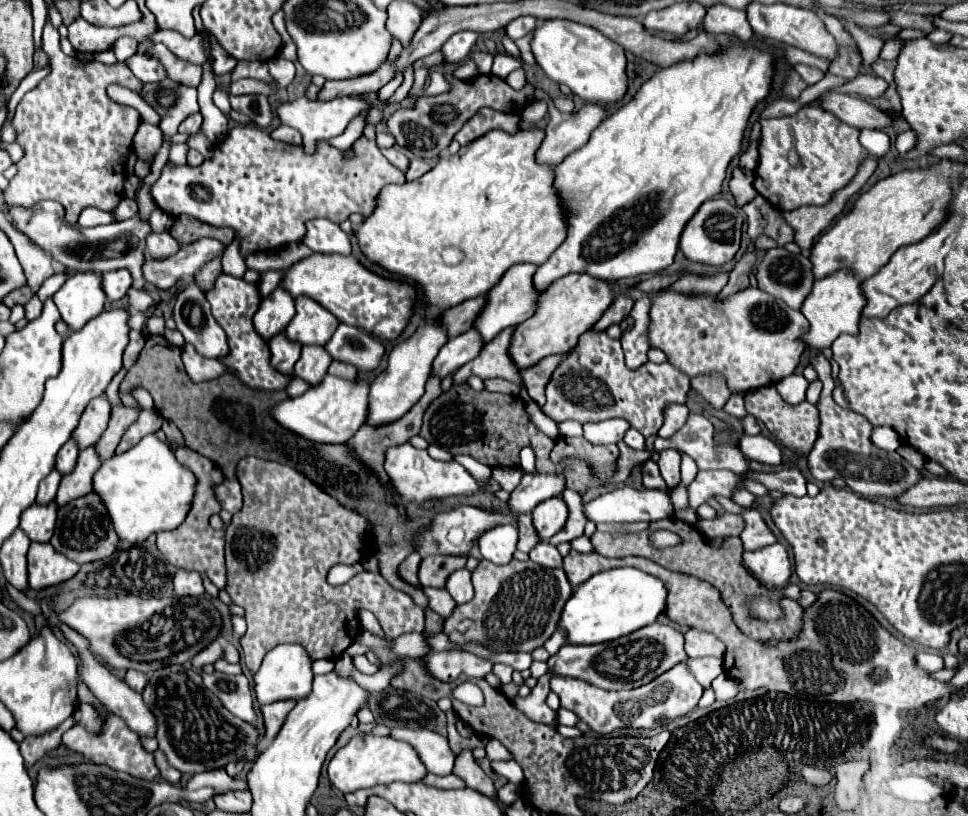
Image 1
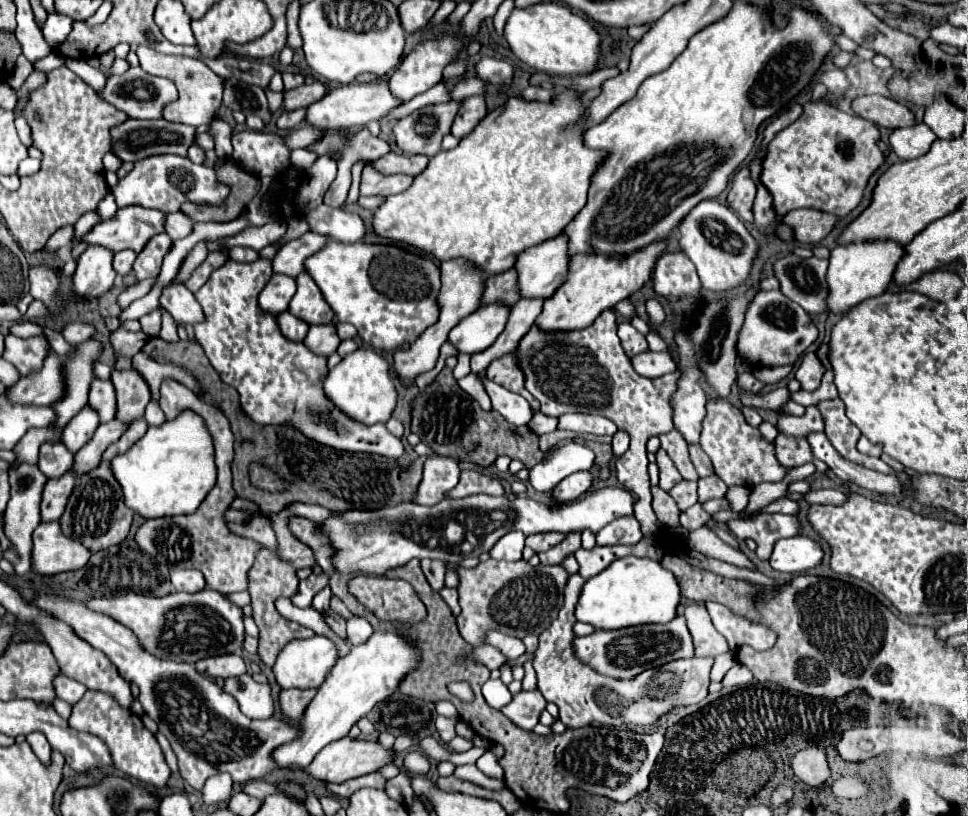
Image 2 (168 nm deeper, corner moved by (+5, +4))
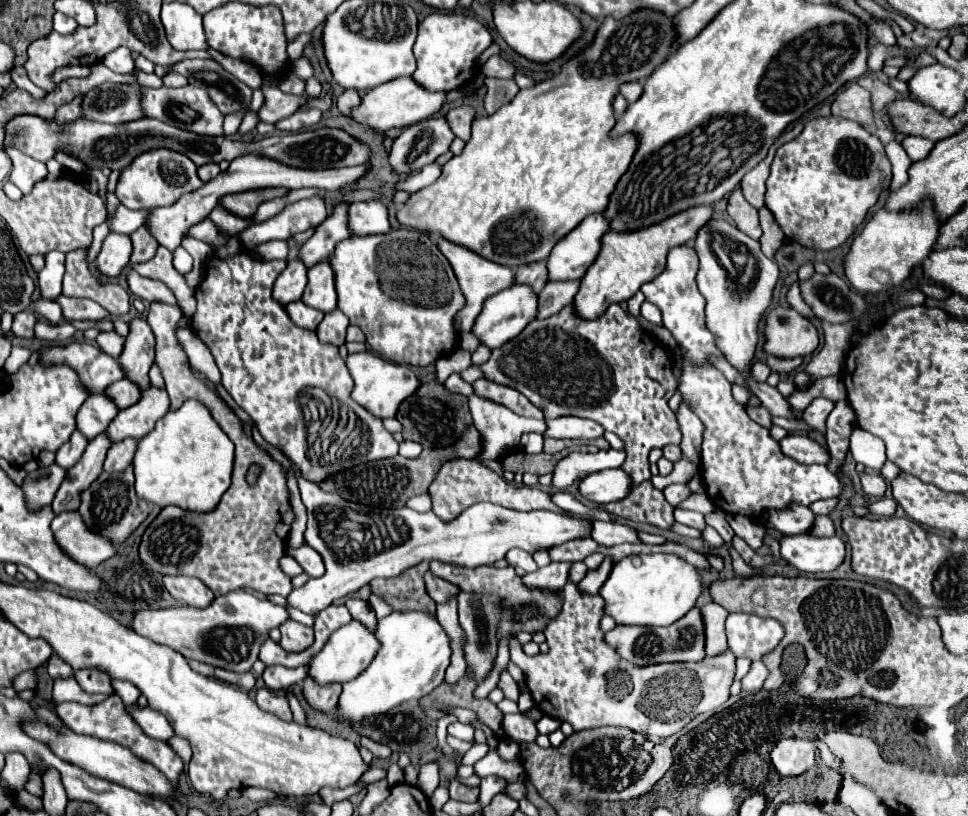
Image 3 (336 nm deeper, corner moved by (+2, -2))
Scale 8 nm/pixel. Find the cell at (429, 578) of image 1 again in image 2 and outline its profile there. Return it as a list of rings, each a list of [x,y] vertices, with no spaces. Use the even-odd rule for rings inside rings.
[[[422,560],[422,572],[426,574],[426,580],[434,590],[444,588],[444,574],[446,564],[442,560]]]

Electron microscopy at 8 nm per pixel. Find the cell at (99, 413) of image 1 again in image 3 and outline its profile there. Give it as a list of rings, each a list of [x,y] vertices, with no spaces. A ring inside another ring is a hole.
[[[119,380],[119,382],[113,382],[113,386],[105,388],[105,396],[109,400],[113,400],[113,404],[119,410],[125,410],[125,408],[133,406],[141,398],[141,392],[137,390],[137,386],[133,386],[133,382]]]

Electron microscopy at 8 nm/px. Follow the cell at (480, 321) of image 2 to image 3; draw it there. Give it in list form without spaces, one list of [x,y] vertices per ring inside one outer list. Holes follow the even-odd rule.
[[[513,284],[507,290],[501,290],[501,294],[495,294],[493,298],[489,298],[483,304],[483,310],[477,316],[471,332],[477,336],[477,340],[483,346],[487,346],[489,350],[497,350],[507,340],[515,338],[535,318],[535,312],[537,312],[537,294],[525,284]]]

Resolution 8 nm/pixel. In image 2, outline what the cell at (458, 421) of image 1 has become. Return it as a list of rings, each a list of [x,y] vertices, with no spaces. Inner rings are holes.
[[[444,368],[436,380],[412,400],[410,430],[420,436],[422,442],[426,442],[426,436],[432,432],[432,450],[438,456],[460,456],[482,468],[494,464],[498,456],[520,460],[526,468],[532,468],[544,458],[544,452],[538,448],[538,436],[534,432],[516,432],[496,410],[484,412],[466,392],[462,392],[450,368]]]

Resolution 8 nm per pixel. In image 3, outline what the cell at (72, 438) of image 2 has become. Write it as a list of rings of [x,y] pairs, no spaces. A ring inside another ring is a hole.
[[[95,394],[89,396],[81,410],[77,412],[77,430],[87,438],[93,440],[97,434],[105,432],[105,428],[109,426],[109,422],[117,416],[117,408],[113,406],[113,402],[109,402],[109,398],[105,398],[105,394]]]

